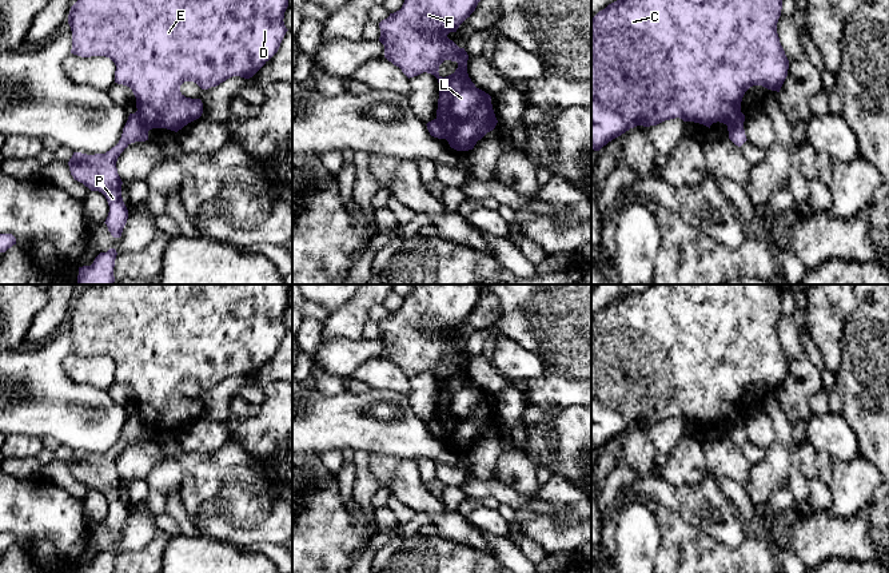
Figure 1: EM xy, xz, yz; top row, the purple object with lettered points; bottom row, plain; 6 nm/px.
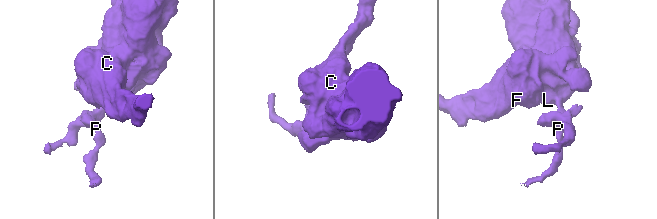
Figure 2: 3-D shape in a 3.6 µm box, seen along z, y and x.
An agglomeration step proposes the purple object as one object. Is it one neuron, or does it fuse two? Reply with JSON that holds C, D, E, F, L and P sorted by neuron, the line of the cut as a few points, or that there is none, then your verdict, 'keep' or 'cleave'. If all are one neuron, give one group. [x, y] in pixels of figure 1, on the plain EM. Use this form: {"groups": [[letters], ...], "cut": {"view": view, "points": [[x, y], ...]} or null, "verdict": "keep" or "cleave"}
{"groups": [["C", "D", "E", "F", "L"], ["P"]], "cut": {"view": "xz", "points": [[435, 418], [445, 437]]}, "verdict": "cleave"}

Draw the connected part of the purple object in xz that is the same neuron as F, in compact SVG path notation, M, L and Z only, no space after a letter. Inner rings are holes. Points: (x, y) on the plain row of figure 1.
M415 284L404 297L402 307L379 322L379 341L384 345L384 357L410 378L423 371L431 373L439 382L436 419L444 430L444 438L457 450L473 449L478 439L493 430L498 422L491 395L475 386L467 373L469 354L447 337L470 317L481 301L482 284ZM444 359L458 362L454 373L442 377L439 365Z

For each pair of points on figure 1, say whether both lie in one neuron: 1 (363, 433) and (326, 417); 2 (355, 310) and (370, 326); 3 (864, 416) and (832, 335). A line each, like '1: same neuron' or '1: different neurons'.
1: same neuron
2: different neurons
3: different neurons

